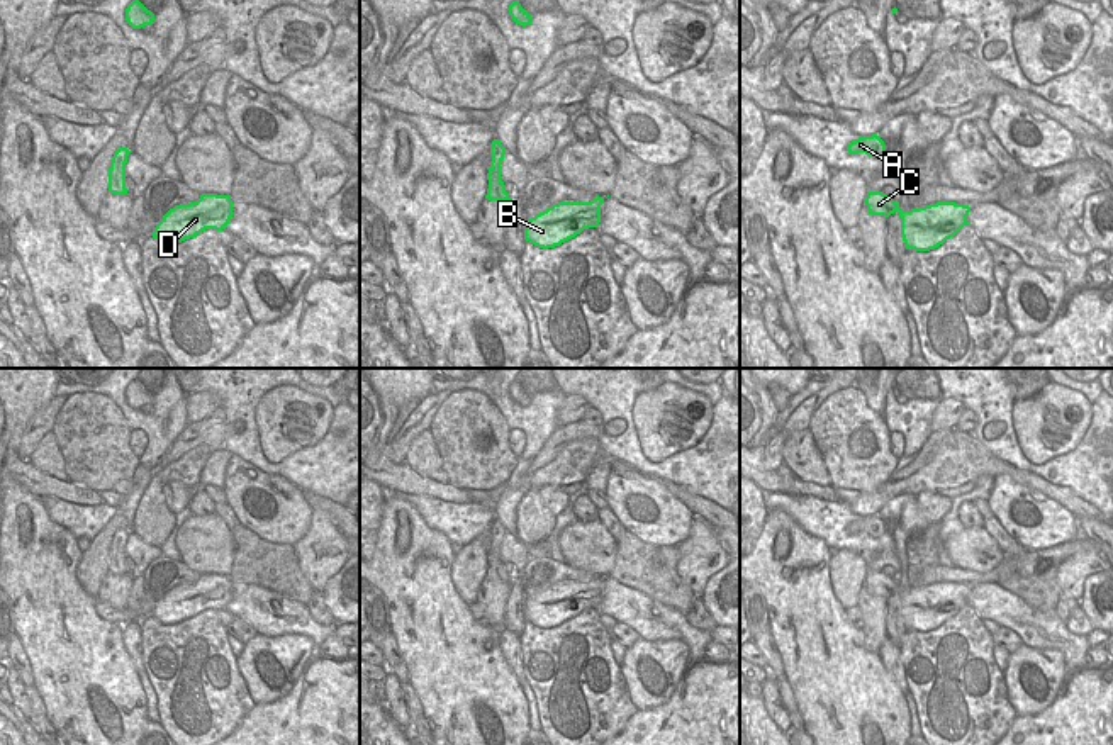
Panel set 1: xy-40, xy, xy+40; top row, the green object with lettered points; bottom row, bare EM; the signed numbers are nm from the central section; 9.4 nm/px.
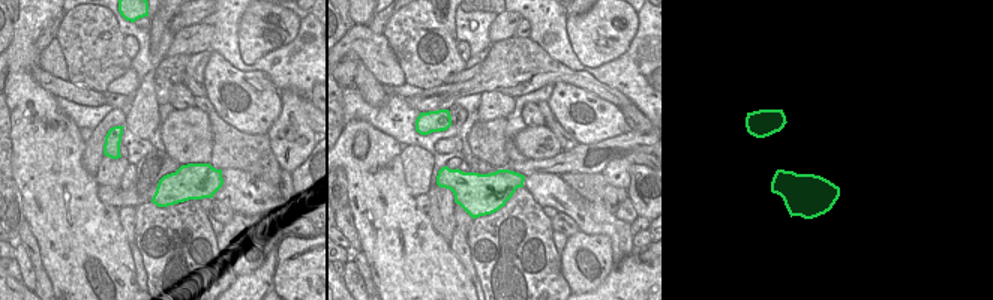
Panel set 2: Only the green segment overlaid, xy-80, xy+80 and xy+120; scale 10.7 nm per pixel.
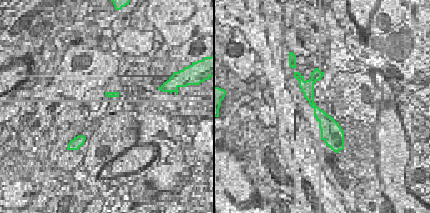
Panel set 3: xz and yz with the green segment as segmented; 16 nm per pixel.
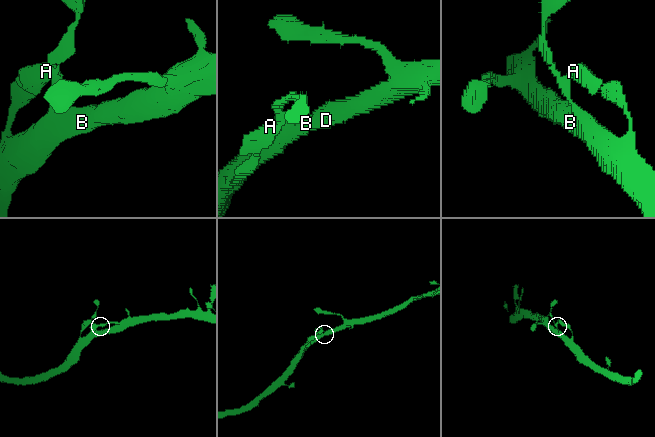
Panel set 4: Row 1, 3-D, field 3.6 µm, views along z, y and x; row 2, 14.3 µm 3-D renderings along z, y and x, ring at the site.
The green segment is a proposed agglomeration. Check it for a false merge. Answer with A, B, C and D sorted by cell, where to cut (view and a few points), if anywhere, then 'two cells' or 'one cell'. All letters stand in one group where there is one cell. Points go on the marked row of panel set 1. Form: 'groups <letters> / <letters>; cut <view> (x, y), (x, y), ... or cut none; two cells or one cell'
groups A B C D; cut none; one cell

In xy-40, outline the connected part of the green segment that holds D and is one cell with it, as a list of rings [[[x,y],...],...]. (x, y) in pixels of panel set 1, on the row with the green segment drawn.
[[[202,193],[197,202],[170,209],[156,224],[153,238],[163,244],[176,244],[205,229],[222,231],[232,217],[229,195]]]

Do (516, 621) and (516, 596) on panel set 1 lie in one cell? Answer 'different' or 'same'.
same

